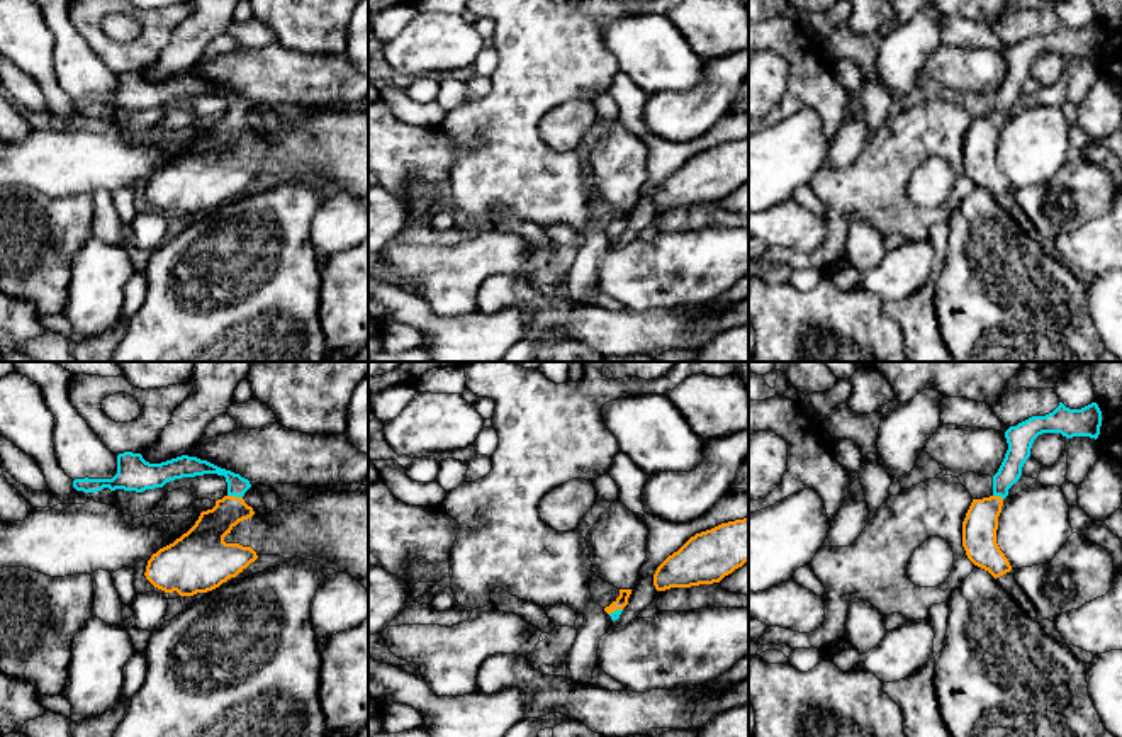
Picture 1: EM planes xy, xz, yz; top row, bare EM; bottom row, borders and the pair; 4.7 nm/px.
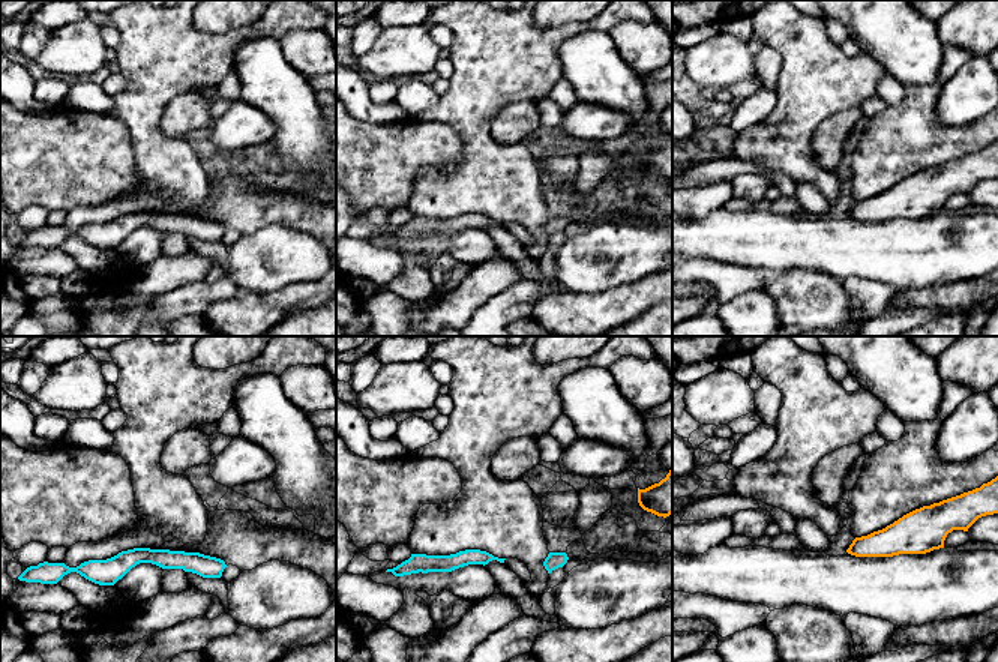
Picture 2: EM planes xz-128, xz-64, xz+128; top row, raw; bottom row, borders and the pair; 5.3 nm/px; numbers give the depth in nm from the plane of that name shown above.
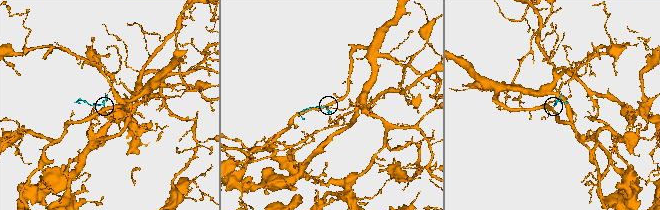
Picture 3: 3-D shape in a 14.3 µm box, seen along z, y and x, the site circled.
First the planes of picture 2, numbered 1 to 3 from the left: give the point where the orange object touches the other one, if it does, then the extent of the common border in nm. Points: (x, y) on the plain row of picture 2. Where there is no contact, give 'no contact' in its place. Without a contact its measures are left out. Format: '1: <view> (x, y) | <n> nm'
1: no contact
2: no contact
3: no contact

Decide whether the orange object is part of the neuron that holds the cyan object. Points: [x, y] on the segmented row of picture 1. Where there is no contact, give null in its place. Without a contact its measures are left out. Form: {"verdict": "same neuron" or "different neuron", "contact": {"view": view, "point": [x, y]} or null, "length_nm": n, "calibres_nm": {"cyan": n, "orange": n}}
{"verdict": "same neuron", "contact": {"view": "xy", "point": [235, 495]}, "length_nm": 70, "calibres_nm": {"cyan": 100, "orange": 180}}

